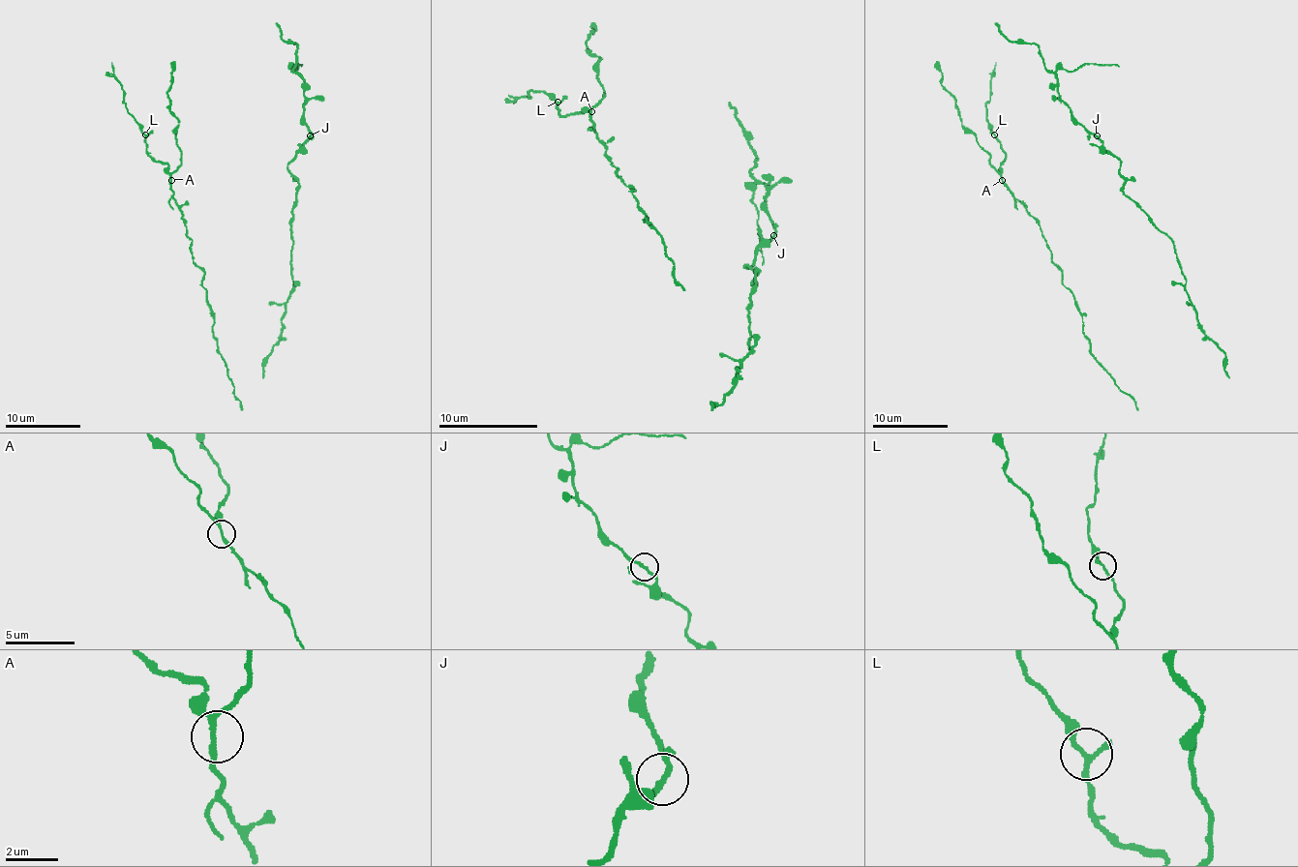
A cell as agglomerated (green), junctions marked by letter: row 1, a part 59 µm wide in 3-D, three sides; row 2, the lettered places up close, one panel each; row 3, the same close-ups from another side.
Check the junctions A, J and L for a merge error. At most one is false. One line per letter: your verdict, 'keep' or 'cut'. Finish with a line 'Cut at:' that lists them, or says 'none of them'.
A: keep
J: keep
L: keep
Cut at: none of them

